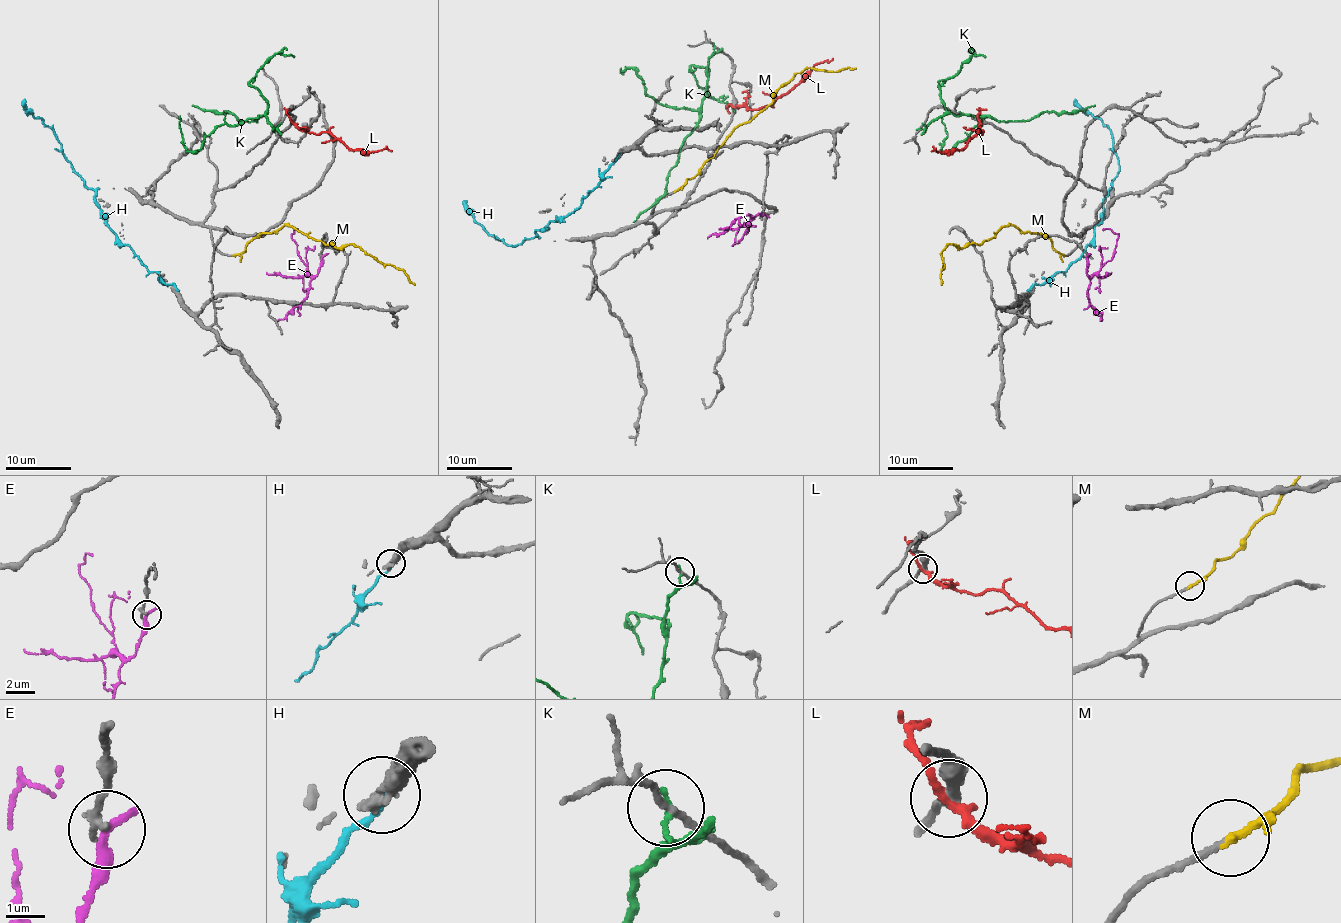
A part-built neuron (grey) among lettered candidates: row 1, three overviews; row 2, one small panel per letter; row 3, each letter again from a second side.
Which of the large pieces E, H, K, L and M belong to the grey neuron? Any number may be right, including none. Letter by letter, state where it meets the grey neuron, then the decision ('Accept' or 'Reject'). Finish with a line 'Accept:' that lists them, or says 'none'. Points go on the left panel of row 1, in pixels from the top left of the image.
E: Touches grey at (322, 256). Reject
H: Touches grey at (175, 287). Reject
K: Touches grey at (273, 129). Reject
L: Touches grey at (293, 122). Reject
M: Touches grey at (234, 255). Accept
Accept: M

